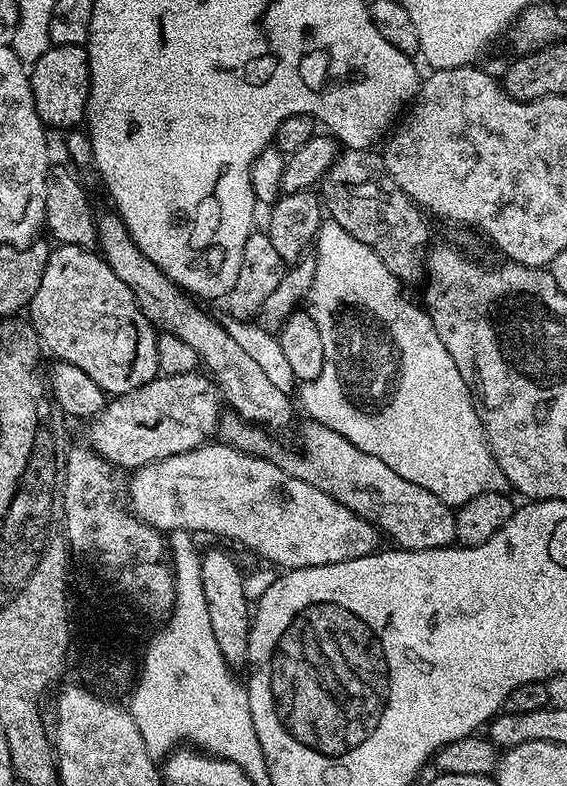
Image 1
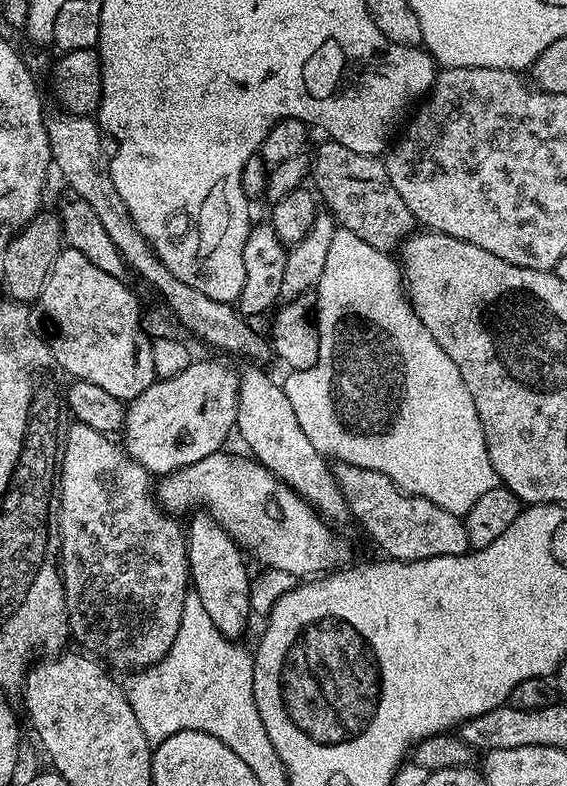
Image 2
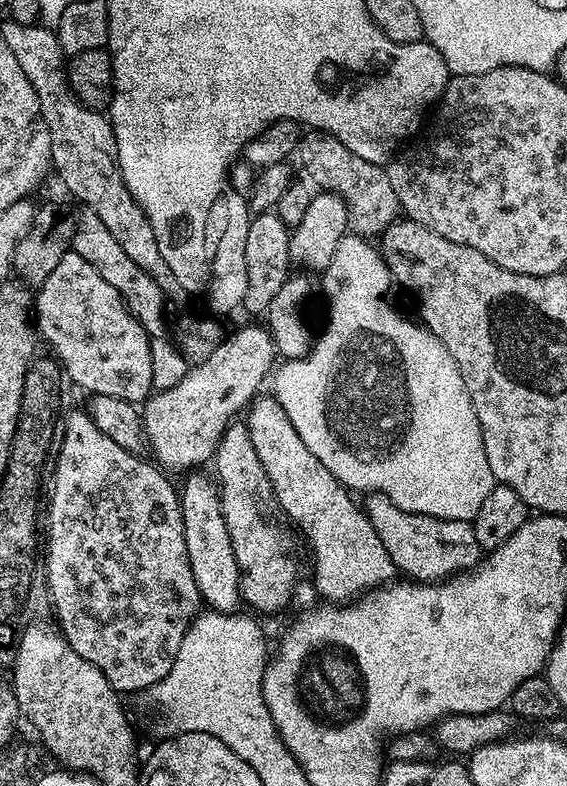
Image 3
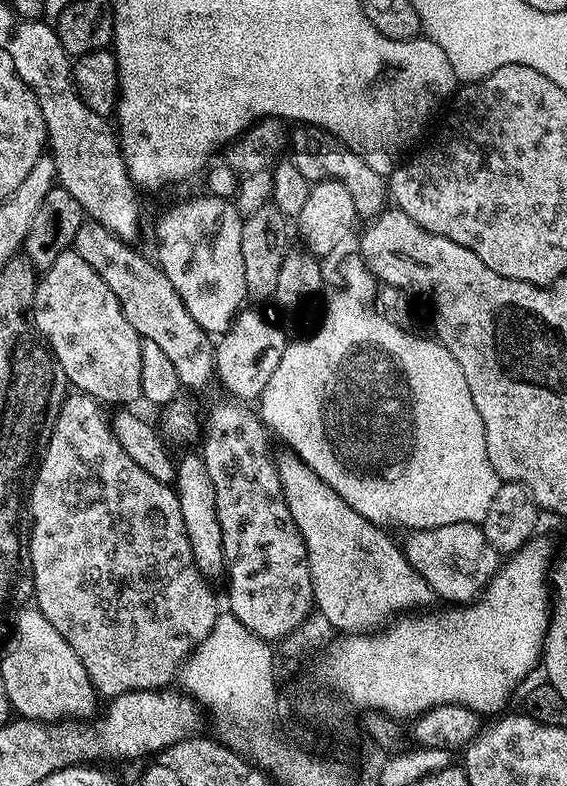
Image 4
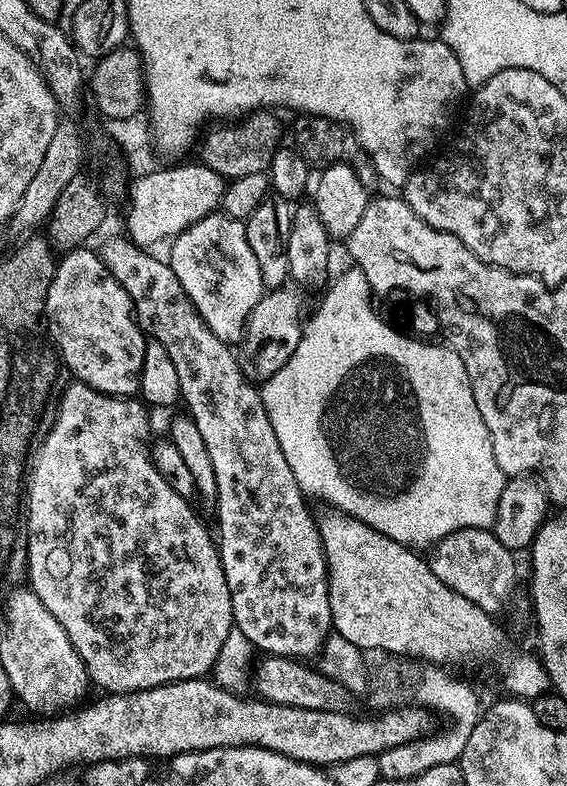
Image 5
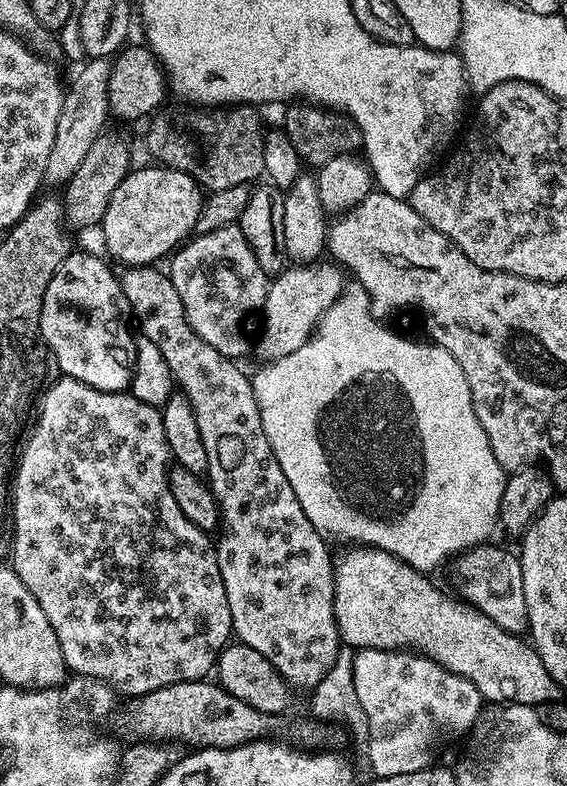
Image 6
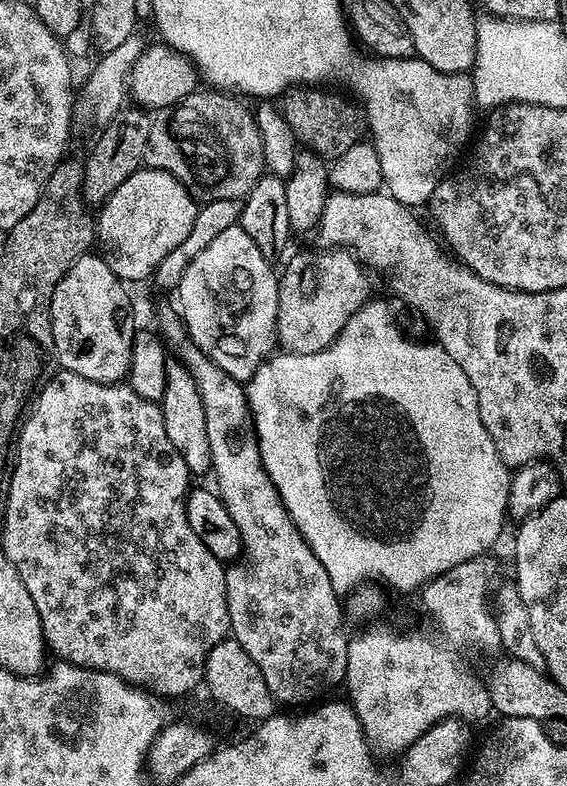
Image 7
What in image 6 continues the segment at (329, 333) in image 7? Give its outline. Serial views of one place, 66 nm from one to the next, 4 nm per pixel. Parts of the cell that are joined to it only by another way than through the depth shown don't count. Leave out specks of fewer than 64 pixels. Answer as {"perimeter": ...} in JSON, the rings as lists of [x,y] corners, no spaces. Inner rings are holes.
{"perimeter":[[[300,262],[285,267],[279,276],[269,283],[268,296],[264,299],[262,317],[264,329],[256,340],[256,356],[260,362],[271,362],[294,354],[310,339],[317,324],[336,301],[344,295],[346,272],[335,262]],[[296,267],[296,268],[292,268]]]}

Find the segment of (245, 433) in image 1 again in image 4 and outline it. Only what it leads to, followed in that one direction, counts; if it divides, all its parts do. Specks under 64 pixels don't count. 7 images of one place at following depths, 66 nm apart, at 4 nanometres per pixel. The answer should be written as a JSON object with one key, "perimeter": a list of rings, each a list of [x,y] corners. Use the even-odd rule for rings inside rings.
{"perimeter":[[[454,522],[450,526],[431,528],[429,532],[409,531],[402,551],[410,566],[432,587],[433,593],[444,600],[464,606],[477,599],[487,588],[502,563],[501,553],[486,542],[483,527],[470,522]]]}

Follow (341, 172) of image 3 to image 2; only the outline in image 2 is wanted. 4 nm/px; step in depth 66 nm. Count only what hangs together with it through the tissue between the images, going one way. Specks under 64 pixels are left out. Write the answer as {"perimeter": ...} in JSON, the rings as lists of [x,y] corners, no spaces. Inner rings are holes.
{"perimeter":[[[335,142],[324,143],[328,144],[317,150],[310,172],[311,179],[316,179],[315,191],[319,199],[328,203],[327,211],[339,227],[358,234],[362,242],[370,242],[370,246],[380,252],[395,253],[405,239],[413,235],[417,222],[406,202],[402,202],[398,190],[394,190],[390,174],[386,174],[384,169],[383,159],[354,154],[354,150],[346,150],[346,146]],[[395,220],[396,224],[392,224]]]}

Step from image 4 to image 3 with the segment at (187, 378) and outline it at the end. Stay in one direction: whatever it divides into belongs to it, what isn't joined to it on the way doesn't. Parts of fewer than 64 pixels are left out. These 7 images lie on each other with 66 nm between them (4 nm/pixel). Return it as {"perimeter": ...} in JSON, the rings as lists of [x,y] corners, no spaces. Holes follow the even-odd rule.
{"perimeter":[[[81,207],[79,211],[75,213],[76,229],[71,251],[86,258],[86,262],[90,262],[90,266],[94,266],[94,270],[98,270],[98,274],[102,274],[102,278],[106,278],[106,282],[110,282],[110,286],[118,290],[118,294],[128,307],[128,312],[148,331],[149,337],[163,337],[165,335],[164,304],[166,305],[166,297],[158,286],[158,282],[154,282],[154,278],[150,278],[150,274],[146,274],[142,266],[135,264],[122,251],[122,246],[118,246],[118,241],[112,237],[109,228],[98,219],[98,214],[94,214],[94,210]]]}

